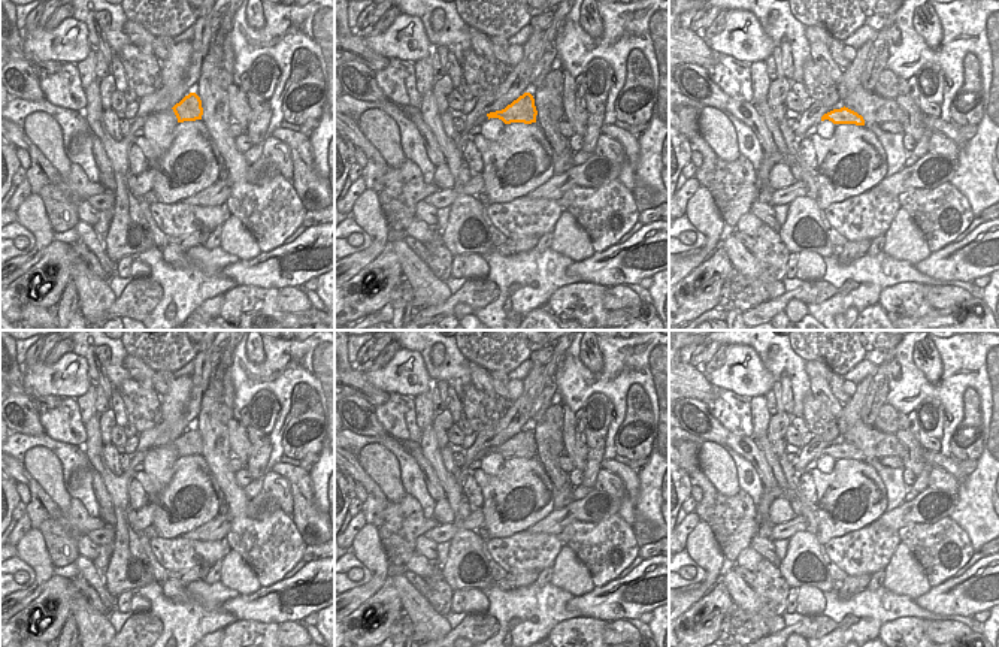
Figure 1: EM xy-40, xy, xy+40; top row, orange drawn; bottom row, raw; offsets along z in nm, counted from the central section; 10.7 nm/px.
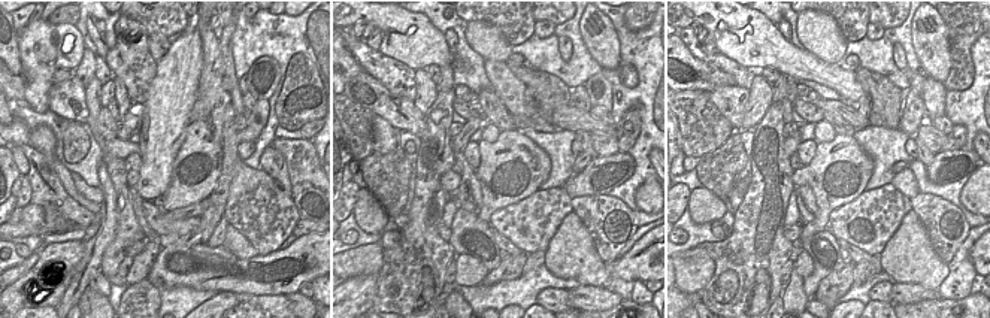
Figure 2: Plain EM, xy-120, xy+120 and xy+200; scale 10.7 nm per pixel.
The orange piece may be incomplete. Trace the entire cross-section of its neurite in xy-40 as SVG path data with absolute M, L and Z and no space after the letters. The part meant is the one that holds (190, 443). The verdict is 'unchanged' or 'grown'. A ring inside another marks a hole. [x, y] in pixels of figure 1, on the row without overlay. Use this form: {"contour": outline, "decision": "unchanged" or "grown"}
{"contour": "M190 427L173 442L178 457L202 454L202 435L196 427Z", "decision": "unchanged"}

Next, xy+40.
{"contour": "M841 442L841 444L833 444L821 451L821 456L829 454L833 459L856 459L856 460L865 460L865 454L862 450L857 447L848 444L848 442Z", "decision": "unchanged"}

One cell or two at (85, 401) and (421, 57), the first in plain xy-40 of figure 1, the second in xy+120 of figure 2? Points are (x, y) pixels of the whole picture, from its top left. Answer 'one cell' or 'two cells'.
two cells

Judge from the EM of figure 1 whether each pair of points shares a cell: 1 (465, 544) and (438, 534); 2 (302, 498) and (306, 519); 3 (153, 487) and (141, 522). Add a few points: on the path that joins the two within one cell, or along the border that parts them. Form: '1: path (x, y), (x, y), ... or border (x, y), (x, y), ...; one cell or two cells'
1: border (475, 529), (459, 529), (450, 541); two cells
2: path (303, 502), (305, 514); one cell
3: border (148, 501), (156, 504), (151, 523); two cells

